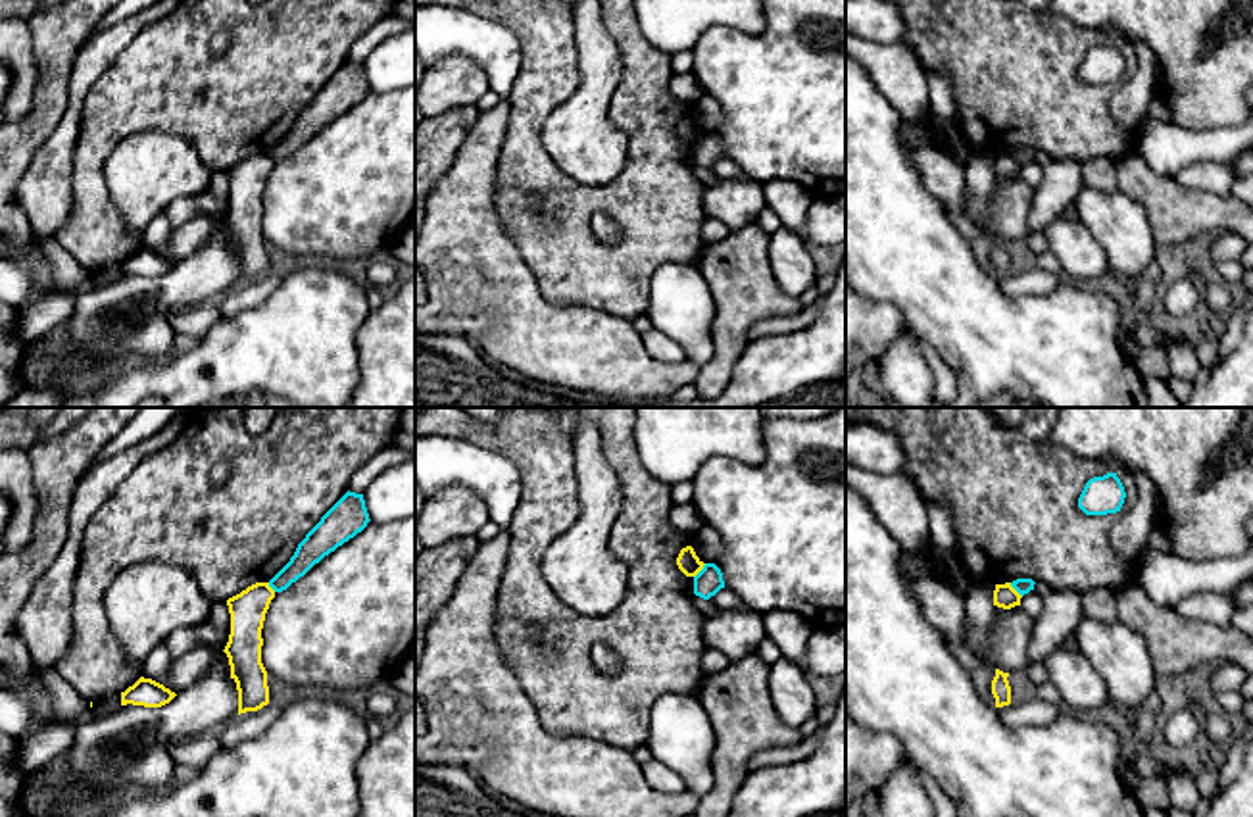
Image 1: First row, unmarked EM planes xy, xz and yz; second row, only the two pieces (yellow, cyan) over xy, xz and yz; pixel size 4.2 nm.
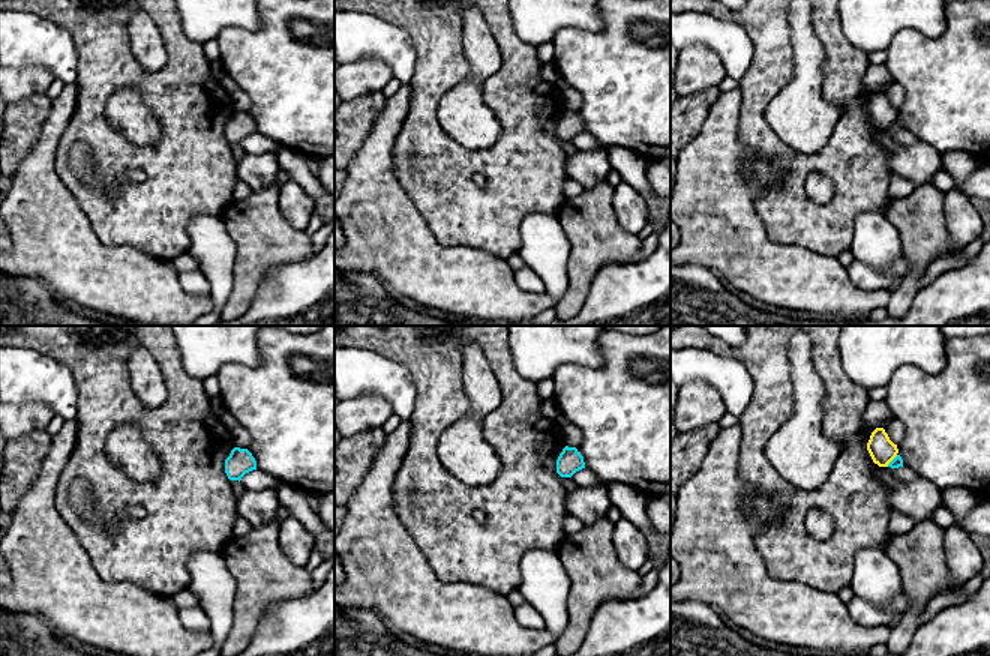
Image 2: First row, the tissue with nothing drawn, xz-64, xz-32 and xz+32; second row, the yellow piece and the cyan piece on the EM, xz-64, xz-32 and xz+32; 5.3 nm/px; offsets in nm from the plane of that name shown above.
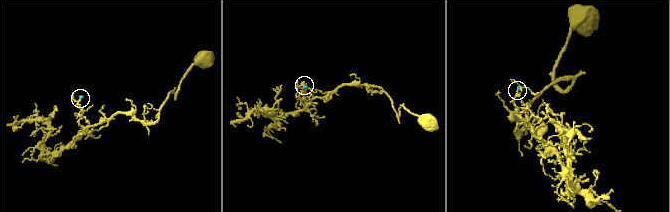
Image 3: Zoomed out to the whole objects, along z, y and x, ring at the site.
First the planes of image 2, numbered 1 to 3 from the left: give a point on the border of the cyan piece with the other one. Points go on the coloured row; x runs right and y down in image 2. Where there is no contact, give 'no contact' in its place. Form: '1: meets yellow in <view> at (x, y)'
1: no contact
2: no contact
3: meets yellow in xz+32 at (891, 460)

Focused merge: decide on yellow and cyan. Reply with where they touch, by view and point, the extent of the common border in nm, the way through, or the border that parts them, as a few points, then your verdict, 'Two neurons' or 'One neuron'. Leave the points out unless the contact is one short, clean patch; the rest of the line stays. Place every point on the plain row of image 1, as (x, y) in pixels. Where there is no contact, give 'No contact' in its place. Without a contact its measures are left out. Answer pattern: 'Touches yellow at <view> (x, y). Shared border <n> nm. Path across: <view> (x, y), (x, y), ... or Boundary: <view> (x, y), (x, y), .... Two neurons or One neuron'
Touches yellow at xz (700, 139). Shared border 80 nm. Boundary: xz (706, 133), (694, 147). Two neurons

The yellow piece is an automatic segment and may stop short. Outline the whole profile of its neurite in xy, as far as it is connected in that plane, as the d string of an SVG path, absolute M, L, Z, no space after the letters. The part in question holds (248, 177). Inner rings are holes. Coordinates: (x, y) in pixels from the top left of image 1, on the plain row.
M256 152L227 169L231 204L223 221L238 260L238 285L269 273L267 240L261 233L261 198L273 167L275 160L269 152Z

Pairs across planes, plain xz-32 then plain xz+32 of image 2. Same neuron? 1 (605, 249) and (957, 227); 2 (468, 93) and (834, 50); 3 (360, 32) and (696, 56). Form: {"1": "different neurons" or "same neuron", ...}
{"1": "different neurons", "2": "different neurons", "3": "different neurons"}

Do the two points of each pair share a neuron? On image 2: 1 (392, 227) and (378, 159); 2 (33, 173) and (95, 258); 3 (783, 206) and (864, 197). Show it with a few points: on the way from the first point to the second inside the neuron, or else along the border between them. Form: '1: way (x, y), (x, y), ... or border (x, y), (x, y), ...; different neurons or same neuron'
1: way (378, 210), (378, 176); same neuron
2: way (38, 194), (38, 201), (74, 237); same neuron
3: way (803, 212), (839, 212), (845, 206); same neuron

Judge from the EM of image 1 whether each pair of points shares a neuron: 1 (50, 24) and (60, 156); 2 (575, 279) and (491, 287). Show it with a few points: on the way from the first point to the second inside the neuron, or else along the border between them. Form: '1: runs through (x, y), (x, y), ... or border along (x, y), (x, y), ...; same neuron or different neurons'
1: border along (70, 75), (70, 97), (64, 116), (31, 156); different neurons
2: border along (515, 243), (539, 291), (552, 302), (577, 304); different neurons

